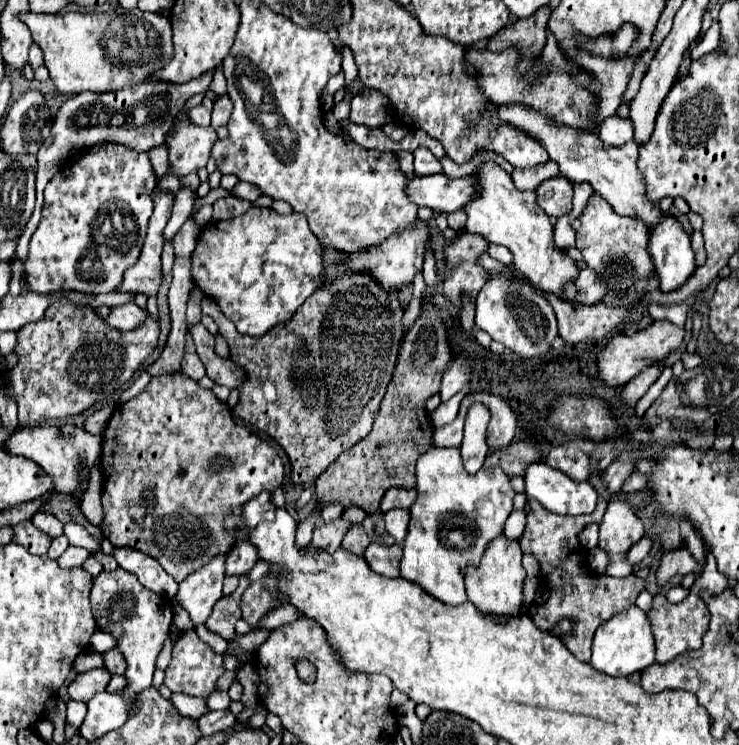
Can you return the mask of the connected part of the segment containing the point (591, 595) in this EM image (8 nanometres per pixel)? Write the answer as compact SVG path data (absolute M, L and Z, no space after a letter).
M527 498L527 502L531 506L531 512L527 514L527 528L519 544L525 554L531 554L539 560L541 572L551 592L547 604L537 607L532 620L545 632L553 632L559 620L565 620L565 618L571 620L573 630L559 638L565 642L565 646L569 648L573 656L577 656L581 662L589 662L591 640L593 640L595 630L613 614L633 606L637 596L645 590L645 580L637 578L635 574L627 578L611 578L605 574L595 574L587 566L587 556L585 556L585 550L581 550L577 542L577 534L587 524L600 524L607 509L605 498L599 498L595 511L587 516L559 516L559 514L547 512L535 498Z

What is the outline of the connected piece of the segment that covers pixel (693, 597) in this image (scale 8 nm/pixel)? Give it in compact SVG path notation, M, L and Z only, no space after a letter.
M657 594L653 598L653 608L647 612L647 616L651 620L655 642L657 642L657 654L655 654L657 664L667 664L675 656L683 654L691 648L701 648L701 638L709 626L709 612L697 594L689 594L679 604L671 604L671 602L667 602L667 598L663 594Z

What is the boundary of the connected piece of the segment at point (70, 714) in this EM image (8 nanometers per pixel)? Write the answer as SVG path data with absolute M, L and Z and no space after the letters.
M67 702L67 722L75 728L79 728L83 724L83 716L87 714L87 706L81 704L81 702Z

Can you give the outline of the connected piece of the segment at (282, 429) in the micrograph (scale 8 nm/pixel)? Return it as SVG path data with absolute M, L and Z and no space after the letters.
M325 250L323 260L329 278L327 284L307 298L291 320L277 324L261 338L239 334L235 324L231 324L231 320L221 314L215 302L205 302L205 314L217 322L221 336L231 348L229 358L247 372L247 380L239 388L241 396L233 414L239 416L245 424L267 432L279 446L283 446L293 466L291 478L295 484L317 480L329 468L329 464L339 458L341 452L353 448L359 440L363 440L363 436L371 432L397 362L403 316L397 294L385 292L365 274L347 274L343 270L345 258L347 254L341 250Z

